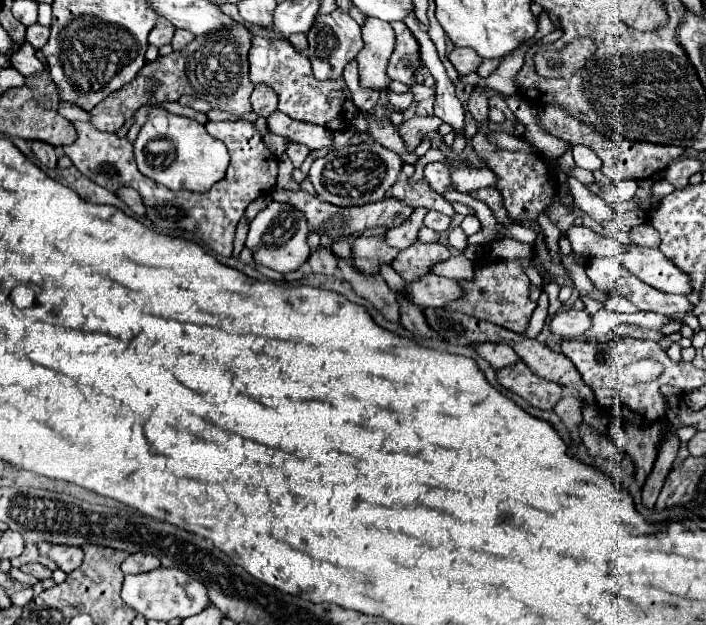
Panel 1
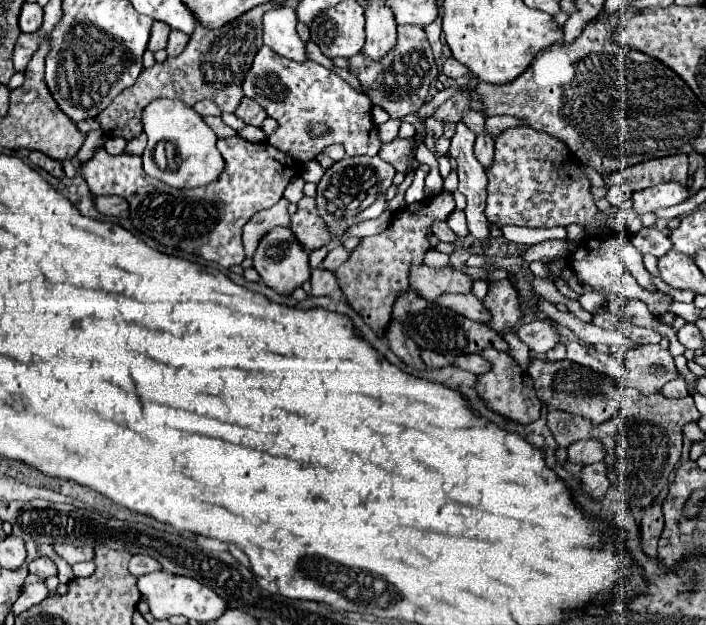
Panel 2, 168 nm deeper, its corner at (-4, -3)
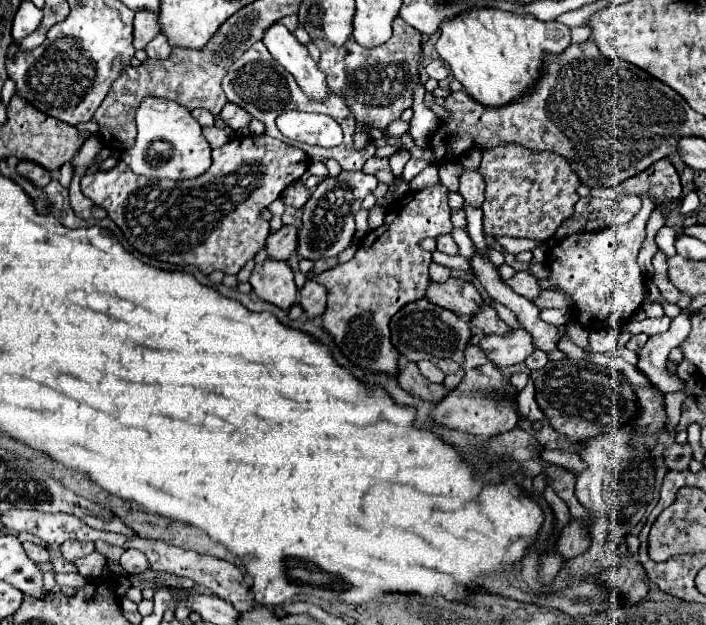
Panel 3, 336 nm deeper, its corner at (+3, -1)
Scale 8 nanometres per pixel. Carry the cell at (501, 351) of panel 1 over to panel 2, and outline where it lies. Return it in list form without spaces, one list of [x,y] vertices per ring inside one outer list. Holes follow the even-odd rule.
[[[466,354],[466,356],[458,356],[454,360],[454,366],[468,370],[472,374],[482,374],[482,370],[486,370],[486,362],[482,362],[482,358],[478,358],[478,354]]]

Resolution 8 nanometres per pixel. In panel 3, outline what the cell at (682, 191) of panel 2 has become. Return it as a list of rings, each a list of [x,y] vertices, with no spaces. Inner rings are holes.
[[[641,194],[639,198],[643,204],[631,222],[599,232],[579,232],[567,236],[549,252],[551,278],[541,280],[541,288],[553,288],[571,294],[573,308],[577,310],[575,320],[585,328],[593,330],[593,326],[603,324],[603,320],[609,320],[613,314],[625,322],[641,306],[643,276],[637,266],[637,254],[645,240],[645,226],[657,206],[657,200],[647,194]]]

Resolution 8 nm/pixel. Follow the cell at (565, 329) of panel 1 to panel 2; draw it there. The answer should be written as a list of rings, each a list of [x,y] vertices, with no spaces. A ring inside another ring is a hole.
[[[534,320],[534,322],[528,322],[528,324],[522,324],[522,326],[514,328],[512,332],[536,354],[548,352],[558,342],[558,334],[556,334],[556,330],[552,328],[550,322]]]

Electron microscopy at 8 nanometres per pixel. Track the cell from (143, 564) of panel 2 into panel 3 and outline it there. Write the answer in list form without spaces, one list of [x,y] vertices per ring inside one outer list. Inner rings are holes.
[[[125,550],[119,564],[127,574],[143,574],[149,570],[149,560],[139,550]]]

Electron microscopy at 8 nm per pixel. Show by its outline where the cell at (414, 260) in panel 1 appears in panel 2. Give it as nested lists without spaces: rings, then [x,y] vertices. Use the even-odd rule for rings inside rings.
[[[422,264],[422,266],[412,266],[410,286],[422,298],[434,302],[442,294],[470,294],[472,278],[456,268],[430,268]]]

